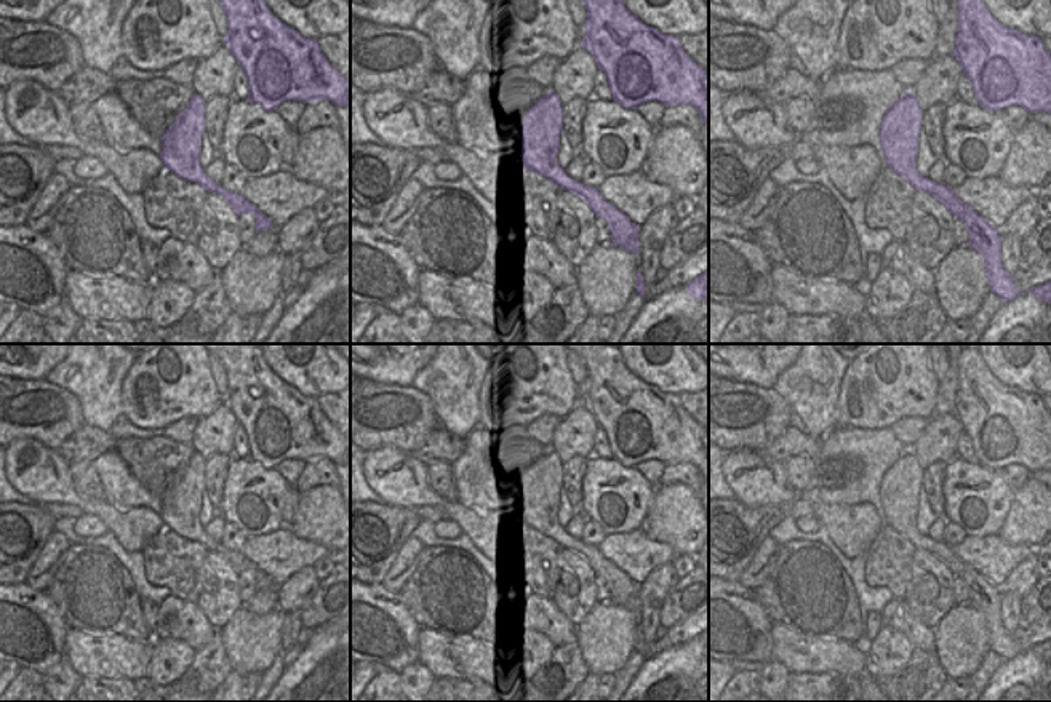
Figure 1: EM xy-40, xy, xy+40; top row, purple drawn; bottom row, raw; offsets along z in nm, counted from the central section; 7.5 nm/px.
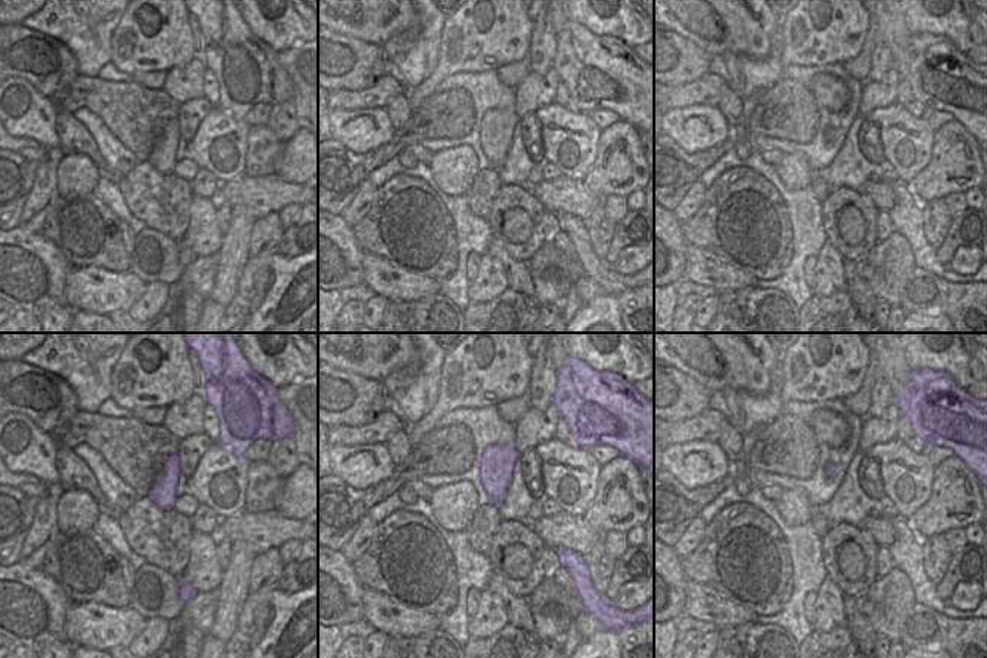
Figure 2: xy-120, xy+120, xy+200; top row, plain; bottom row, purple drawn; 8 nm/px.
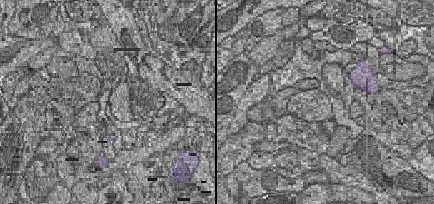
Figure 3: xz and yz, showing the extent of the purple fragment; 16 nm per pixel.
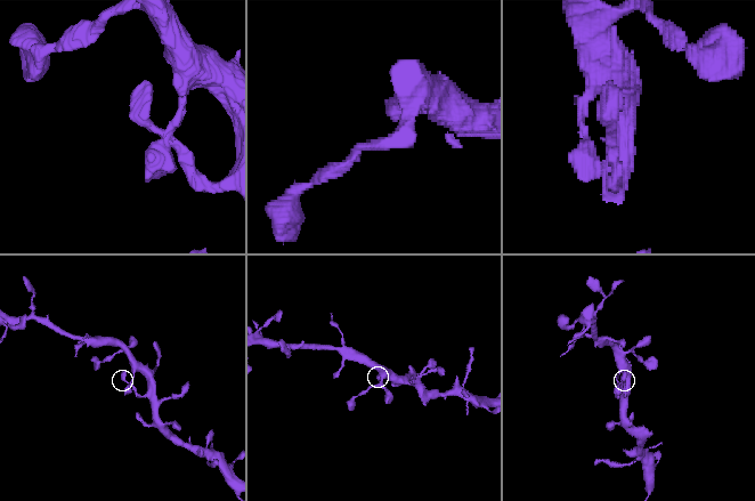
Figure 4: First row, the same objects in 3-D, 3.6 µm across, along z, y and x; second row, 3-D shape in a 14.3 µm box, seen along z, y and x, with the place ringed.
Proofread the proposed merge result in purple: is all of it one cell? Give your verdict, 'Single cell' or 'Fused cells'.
Single cell

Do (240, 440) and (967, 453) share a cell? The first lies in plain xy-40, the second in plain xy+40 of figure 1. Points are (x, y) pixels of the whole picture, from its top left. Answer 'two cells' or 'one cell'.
one cell

